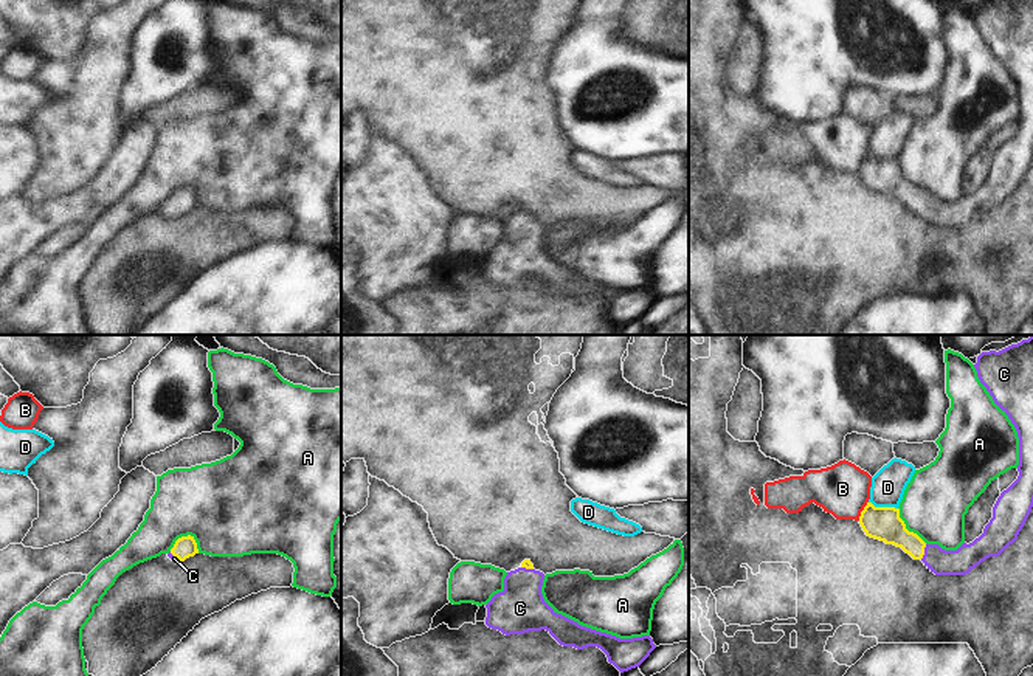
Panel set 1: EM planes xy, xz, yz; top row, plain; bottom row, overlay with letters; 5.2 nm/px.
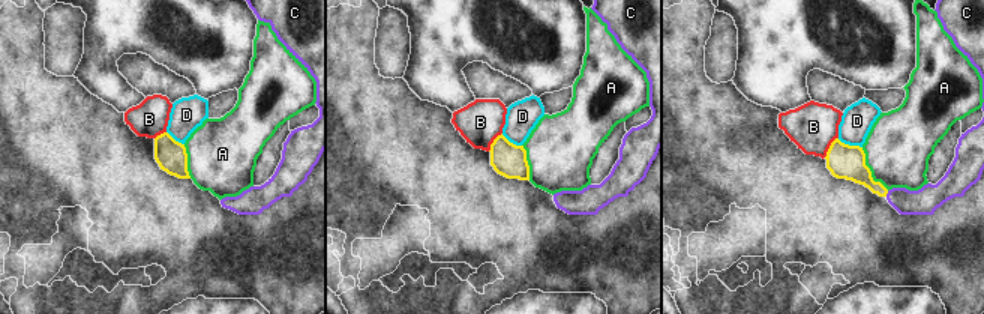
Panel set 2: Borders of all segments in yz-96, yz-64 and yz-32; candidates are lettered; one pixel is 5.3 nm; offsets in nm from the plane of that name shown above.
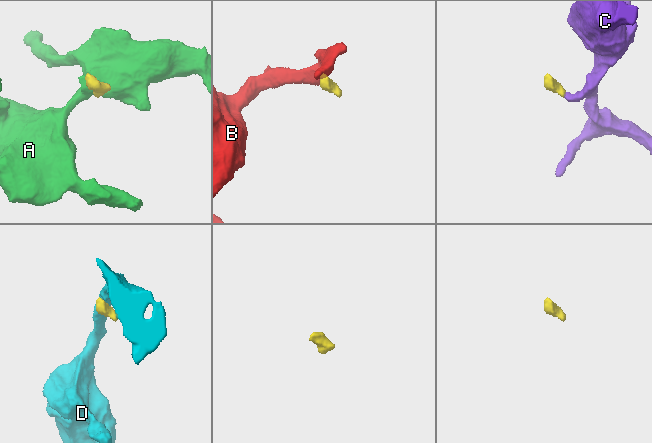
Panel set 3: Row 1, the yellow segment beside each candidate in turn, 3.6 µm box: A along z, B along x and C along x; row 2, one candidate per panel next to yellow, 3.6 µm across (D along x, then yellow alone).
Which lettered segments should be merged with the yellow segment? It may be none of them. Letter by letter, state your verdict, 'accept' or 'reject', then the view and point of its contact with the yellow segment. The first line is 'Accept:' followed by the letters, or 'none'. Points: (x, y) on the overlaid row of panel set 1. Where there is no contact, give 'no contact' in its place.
Accept: C
A: reject | xy (185, 537)
B: reject | yz (863, 510)
C: accept | yz (923, 552)
D: reject | yz (883, 507)

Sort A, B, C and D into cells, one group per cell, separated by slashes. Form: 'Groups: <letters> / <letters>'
Groups: A / B / C / D

